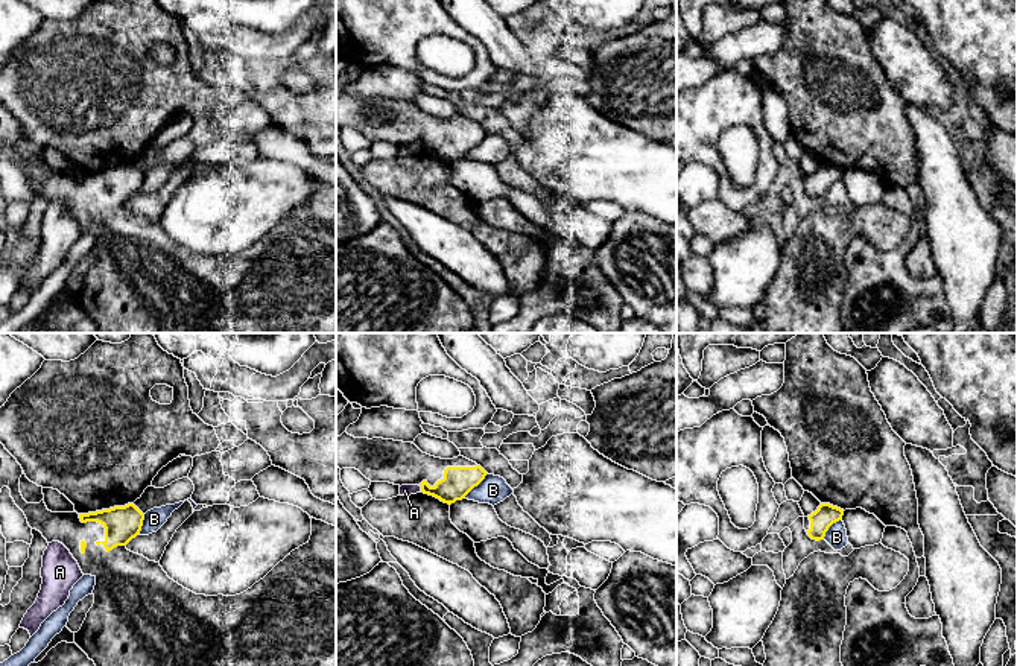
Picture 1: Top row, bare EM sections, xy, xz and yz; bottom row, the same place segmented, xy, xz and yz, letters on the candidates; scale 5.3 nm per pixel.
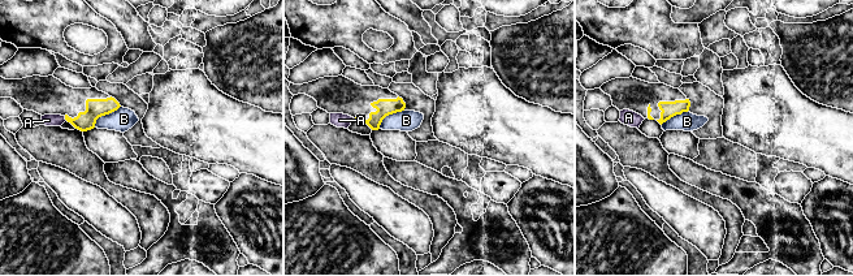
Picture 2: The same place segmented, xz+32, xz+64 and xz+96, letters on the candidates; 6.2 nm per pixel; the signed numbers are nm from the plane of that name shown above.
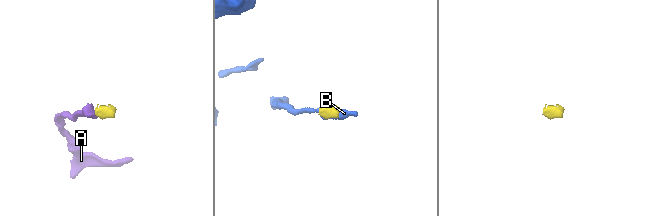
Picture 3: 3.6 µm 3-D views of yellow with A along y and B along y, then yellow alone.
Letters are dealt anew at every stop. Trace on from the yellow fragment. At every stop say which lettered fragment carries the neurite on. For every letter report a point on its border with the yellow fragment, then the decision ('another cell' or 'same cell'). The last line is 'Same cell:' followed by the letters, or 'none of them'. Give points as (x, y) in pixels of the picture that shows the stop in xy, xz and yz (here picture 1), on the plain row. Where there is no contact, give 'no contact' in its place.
A: xz (421, 148) | another cell
B: xz (476, 145) | another cell
Same cell: none of them

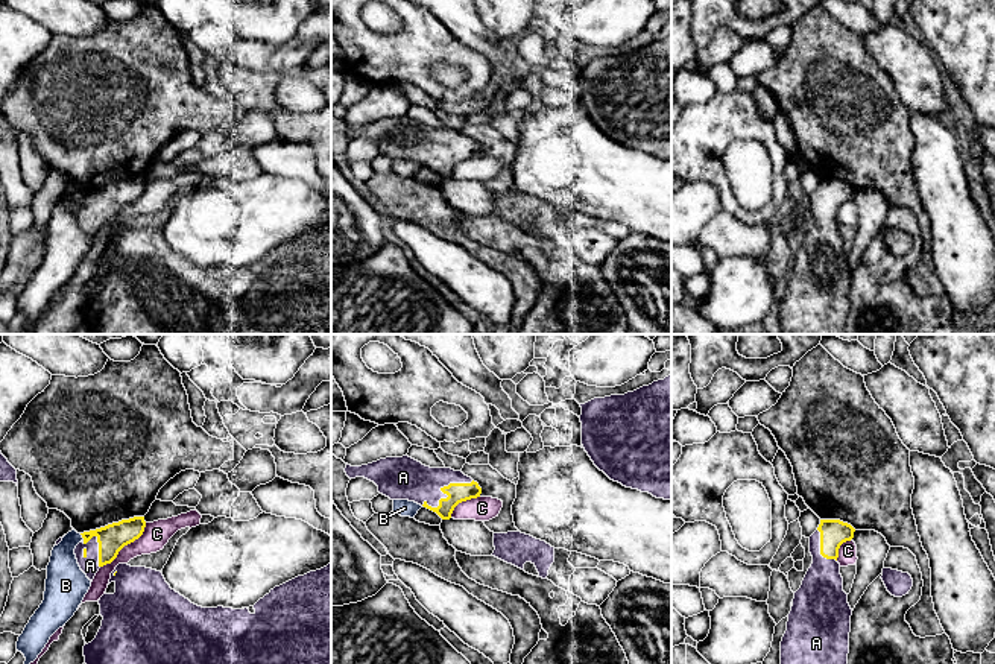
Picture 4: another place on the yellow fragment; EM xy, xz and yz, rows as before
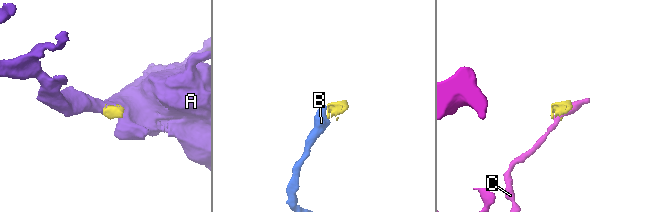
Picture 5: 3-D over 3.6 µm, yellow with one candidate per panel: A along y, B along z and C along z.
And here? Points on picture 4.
A: xz (442, 151) | same cell
B: xy (82, 196) | another cell
C: xy (125, 204) | another cell
Same cell: A

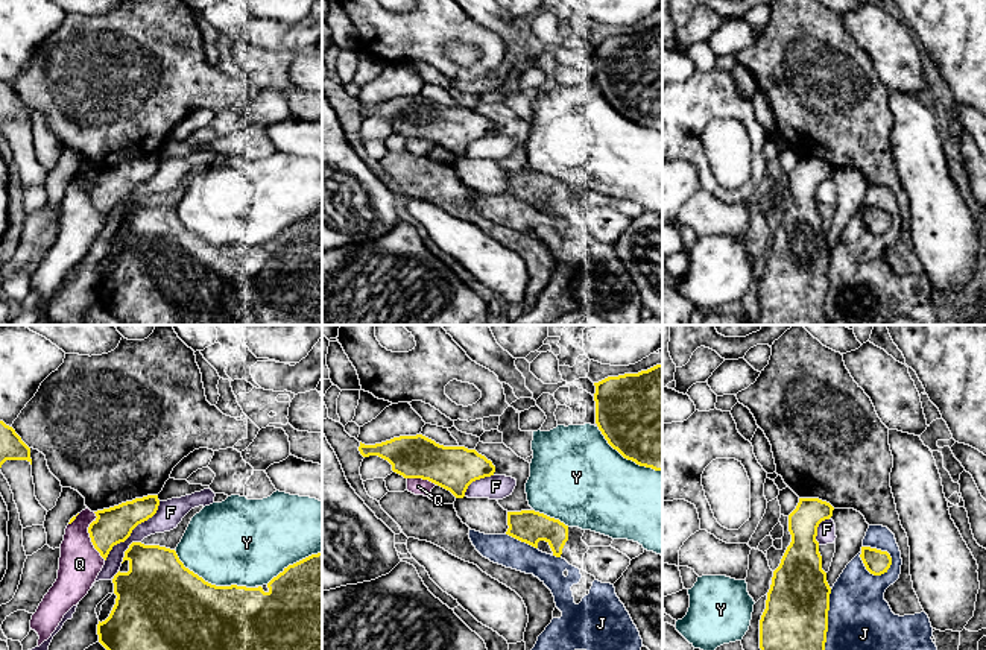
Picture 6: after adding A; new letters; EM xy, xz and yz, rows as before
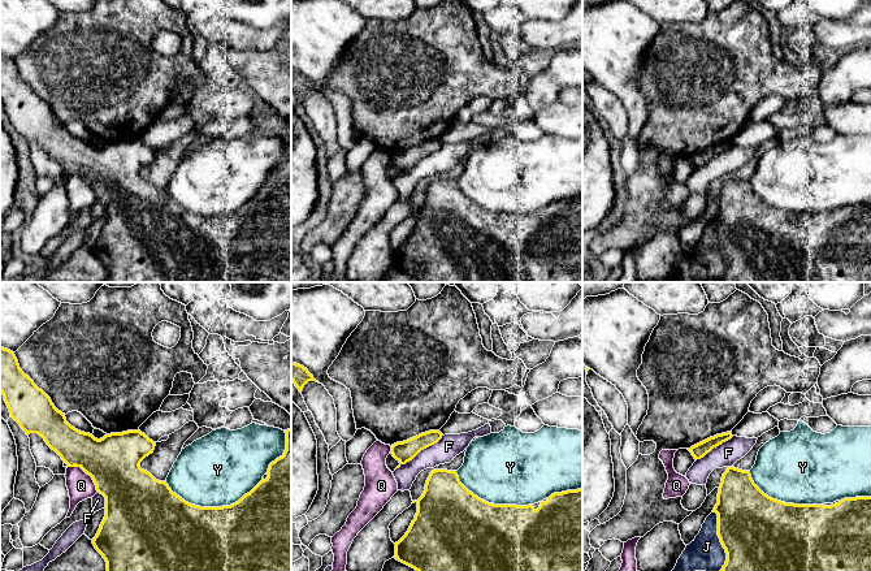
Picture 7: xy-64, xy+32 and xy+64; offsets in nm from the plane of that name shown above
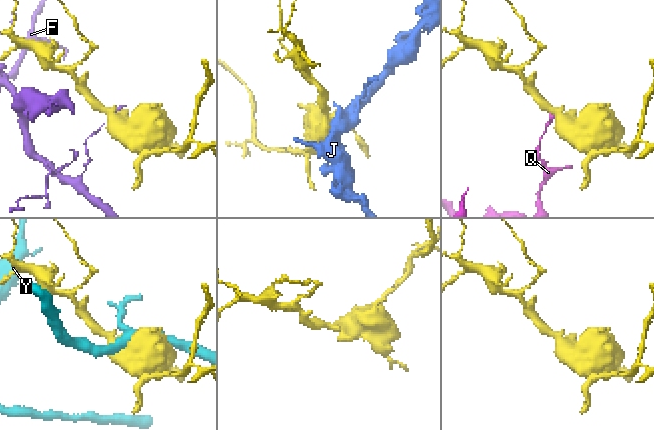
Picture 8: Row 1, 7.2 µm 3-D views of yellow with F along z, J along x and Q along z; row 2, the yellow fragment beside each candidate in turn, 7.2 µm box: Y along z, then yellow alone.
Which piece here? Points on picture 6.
F: xy (131, 192) | another cell
J: yz (886, 211) | another cell
Q: xy (90, 196) | another cell
Y: xy (210, 243) | another cell
Same cell: none of them

